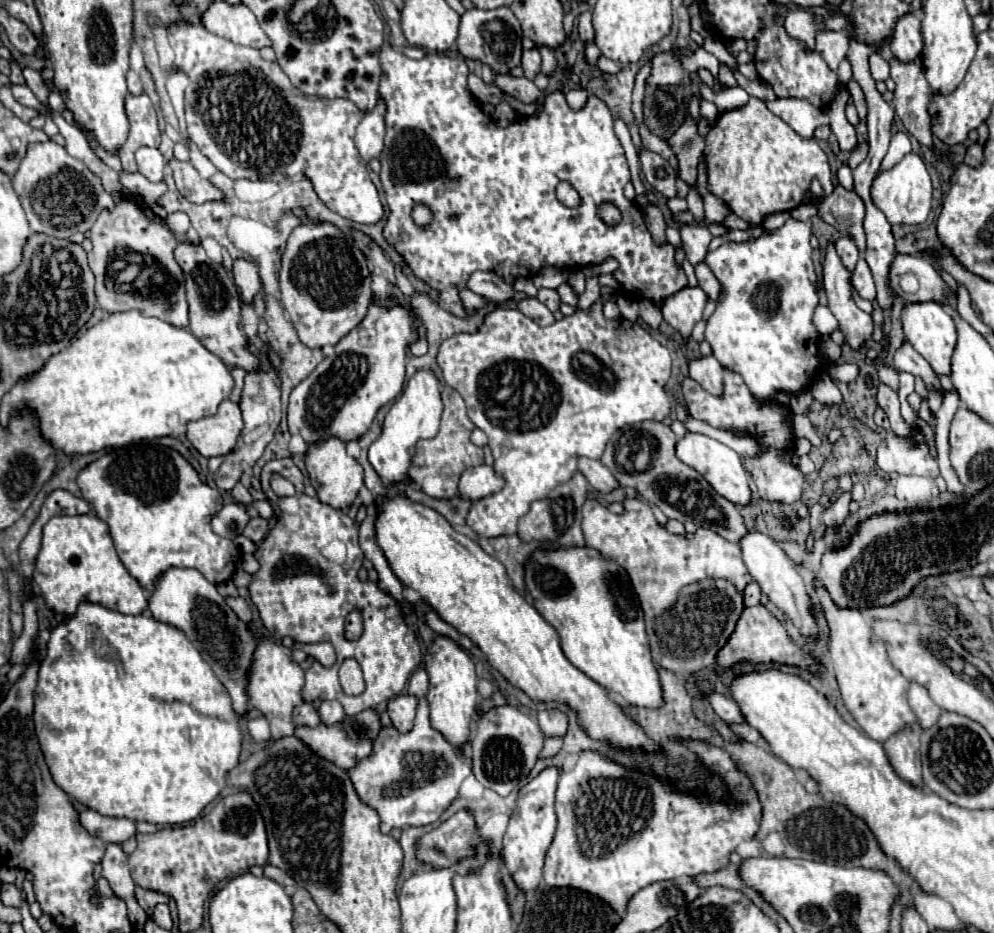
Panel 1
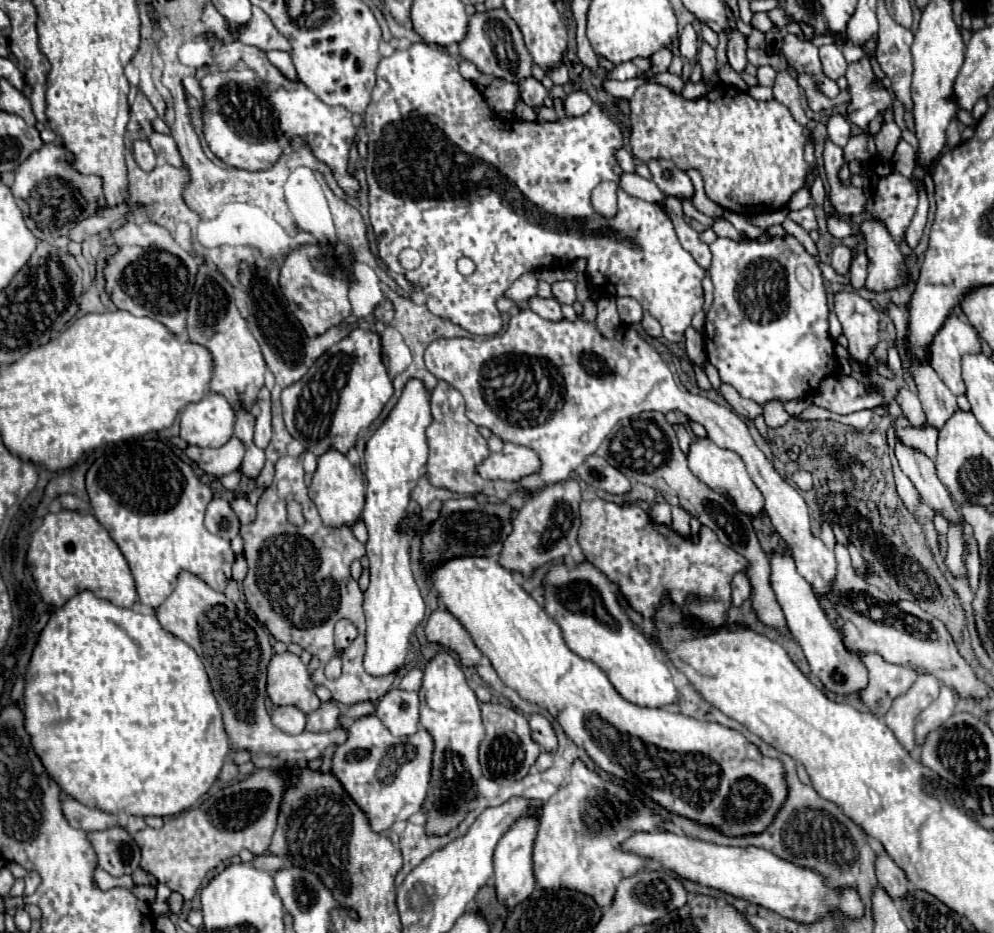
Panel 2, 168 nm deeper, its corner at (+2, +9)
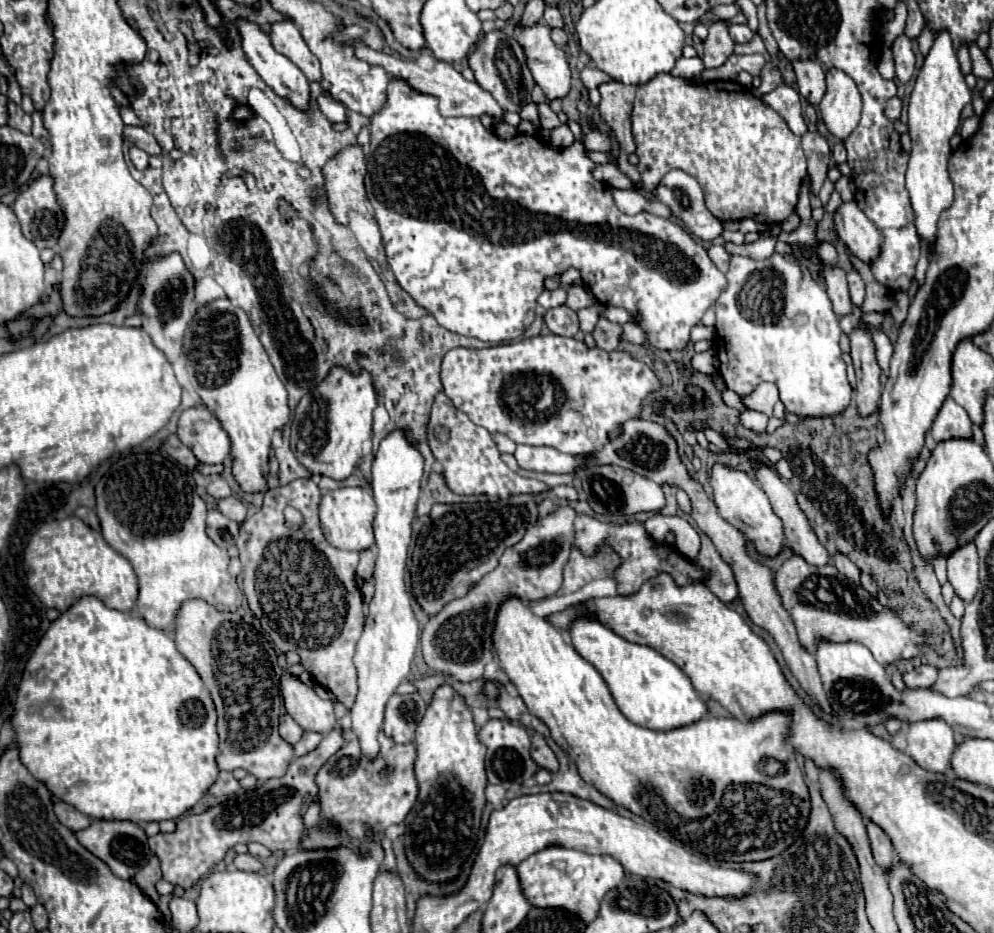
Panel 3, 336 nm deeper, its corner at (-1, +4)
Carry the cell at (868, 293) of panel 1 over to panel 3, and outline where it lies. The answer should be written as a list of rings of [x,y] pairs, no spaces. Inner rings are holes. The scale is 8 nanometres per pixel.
[[[852,270],[848,274],[848,290],[850,290],[850,298],[854,306],[860,306],[864,300],[864,282],[860,278],[860,274],[856,270]]]

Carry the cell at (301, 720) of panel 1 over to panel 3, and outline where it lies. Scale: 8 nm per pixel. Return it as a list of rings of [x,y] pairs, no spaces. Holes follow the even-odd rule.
[[[288,714],[280,716],[280,736],[282,736],[288,744],[296,744],[302,734],[304,734],[302,728],[294,722],[292,716],[288,716]]]

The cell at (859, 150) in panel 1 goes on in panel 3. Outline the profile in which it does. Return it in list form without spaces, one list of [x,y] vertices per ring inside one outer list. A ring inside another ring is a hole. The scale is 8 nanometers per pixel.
[[[898,96],[890,98],[890,100],[888,100],[888,106],[886,106],[886,116],[894,122],[894,120],[900,118],[900,112],[902,112],[902,100],[900,100]]]

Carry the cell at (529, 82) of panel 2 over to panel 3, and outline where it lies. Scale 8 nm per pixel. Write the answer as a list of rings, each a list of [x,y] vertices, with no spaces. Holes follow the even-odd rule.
[[[544,102],[544,104],[538,104],[538,114],[540,114],[540,124],[544,130],[552,130],[552,128],[558,128],[560,126],[560,120],[558,116],[550,110],[550,106]]]

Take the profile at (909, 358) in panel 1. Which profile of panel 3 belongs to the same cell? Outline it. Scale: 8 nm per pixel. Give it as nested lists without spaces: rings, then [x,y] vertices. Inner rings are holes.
[[[950,396],[946,398],[942,410],[932,424],[932,438],[936,442],[952,438],[972,438],[972,422],[962,406],[958,406]]]

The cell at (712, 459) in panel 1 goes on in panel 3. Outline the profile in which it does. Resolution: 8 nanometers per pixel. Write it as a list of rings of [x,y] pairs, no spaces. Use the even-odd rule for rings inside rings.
[[[716,464],[712,468],[710,486],[714,490],[714,502],[718,506],[718,514],[726,522],[730,522],[734,528],[738,528],[746,536],[746,540],[750,540],[754,544],[758,554],[762,554],[764,558],[774,558],[782,552],[782,548],[784,548],[782,520],[774,514],[766,492],[756,482],[752,482],[748,474],[726,468],[722,464]]]

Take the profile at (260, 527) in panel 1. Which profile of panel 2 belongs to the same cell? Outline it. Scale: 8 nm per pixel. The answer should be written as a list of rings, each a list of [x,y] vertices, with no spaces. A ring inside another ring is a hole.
[[[233,499],[231,501],[231,507],[233,507],[233,511],[237,513],[237,517],[239,517],[239,521],[245,525],[245,523],[253,523],[253,519],[255,519],[255,515],[257,515],[257,511],[255,511],[255,507],[247,501],[247,499]]]

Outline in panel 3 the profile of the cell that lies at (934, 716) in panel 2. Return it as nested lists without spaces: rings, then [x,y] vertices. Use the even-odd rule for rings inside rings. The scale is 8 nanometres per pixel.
[[[924,720],[908,726],[906,754],[930,772],[948,772],[952,748],[956,748],[952,728],[944,720]]]

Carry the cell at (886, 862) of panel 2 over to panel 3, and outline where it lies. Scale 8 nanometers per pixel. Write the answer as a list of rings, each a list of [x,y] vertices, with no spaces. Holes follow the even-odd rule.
[[[866,818],[866,830],[868,830],[868,838],[872,844],[872,854],[874,854],[876,864],[880,868],[890,870],[896,864],[896,852],[894,852],[890,838],[886,836],[886,832],[880,826],[872,824],[868,818]]]

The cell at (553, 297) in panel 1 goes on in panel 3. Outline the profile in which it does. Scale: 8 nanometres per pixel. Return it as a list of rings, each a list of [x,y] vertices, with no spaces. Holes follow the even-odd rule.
[[[570,286],[568,288],[568,300],[566,306],[572,310],[582,310],[588,306],[596,304],[596,296],[592,296],[592,292],[586,286]]]

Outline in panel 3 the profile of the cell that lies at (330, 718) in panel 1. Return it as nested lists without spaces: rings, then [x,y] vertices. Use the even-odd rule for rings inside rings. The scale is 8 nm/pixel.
[[[304,732],[302,740],[300,740],[298,744],[294,744],[294,752],[296,752],[296,756],[294,756],[294,758],[300,758],[300,756],[304,756],[304,754],[312,752],[312,750],[320,744],[320,740],[322,740],[322,738],[324,738],[324,736],[322,736],[322,734],[318,734],[318,732]]]

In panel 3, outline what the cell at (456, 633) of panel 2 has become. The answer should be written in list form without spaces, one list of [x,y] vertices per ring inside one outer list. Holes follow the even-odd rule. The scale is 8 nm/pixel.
[[[562,506],[556,512],[540,518],[536,524],[532,524],[526,530],[526,536],[522,538],[522,542],[518,542],[516,546],[508,548],[502,558],[498,568],[494,568],[492,572],[488,572],[488,576],[484,576],[464,598],[454,600],[452,604],[446,604],[436,616],[432,616],[428,620],[428,624],[422,630],[420,636],[420,646],[422,646],[422,656],[424,662],[442,674],[450,674],[454,678],[458,678],[460,682],[472,682],[472,680],[480,680],[484,674],[484,666],[494,660],[494,648],[492,648],[492,630],[494,630],[494,622],[498,616],[498,608],[506,598],[520,598],[520,600],[540,600],[540,598],[548,598],[554,596],[562,584],[562,572],[564,566],[568,562],[570,556],[570,544],[574,542],[574,510],[570,506]]]

